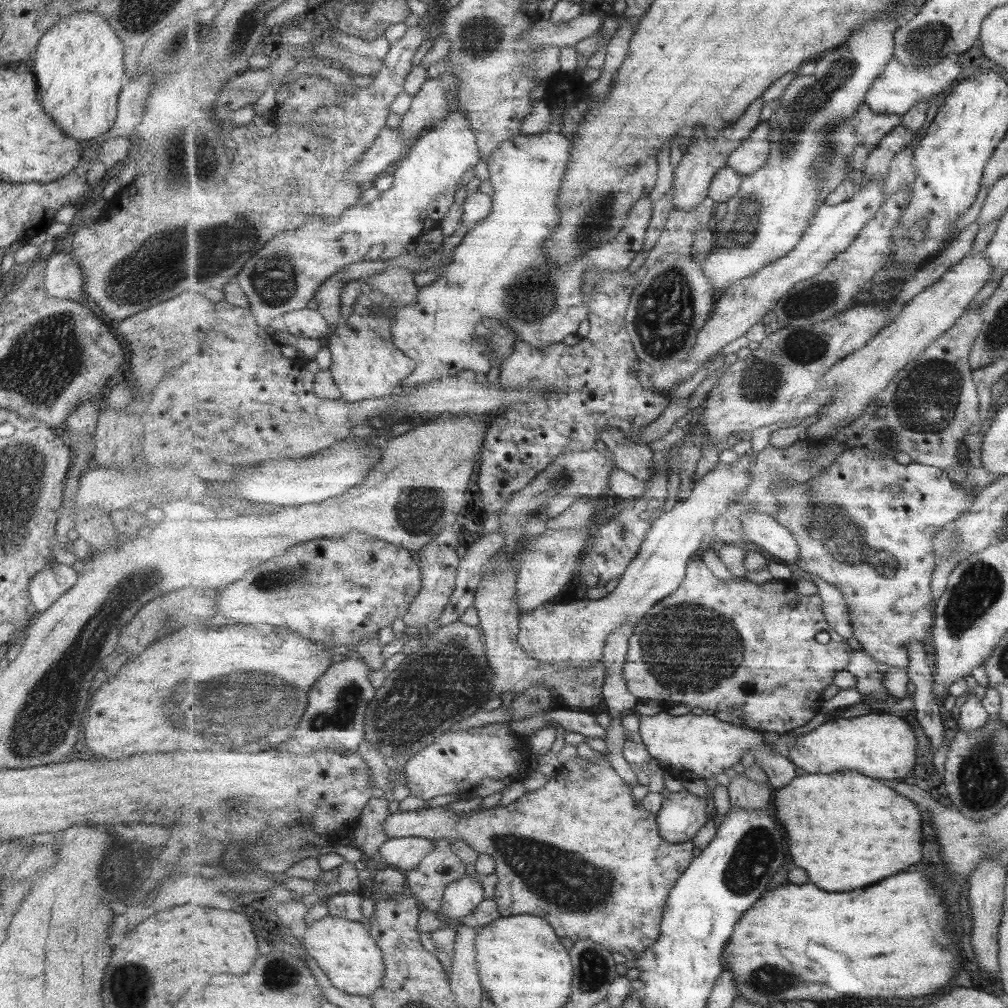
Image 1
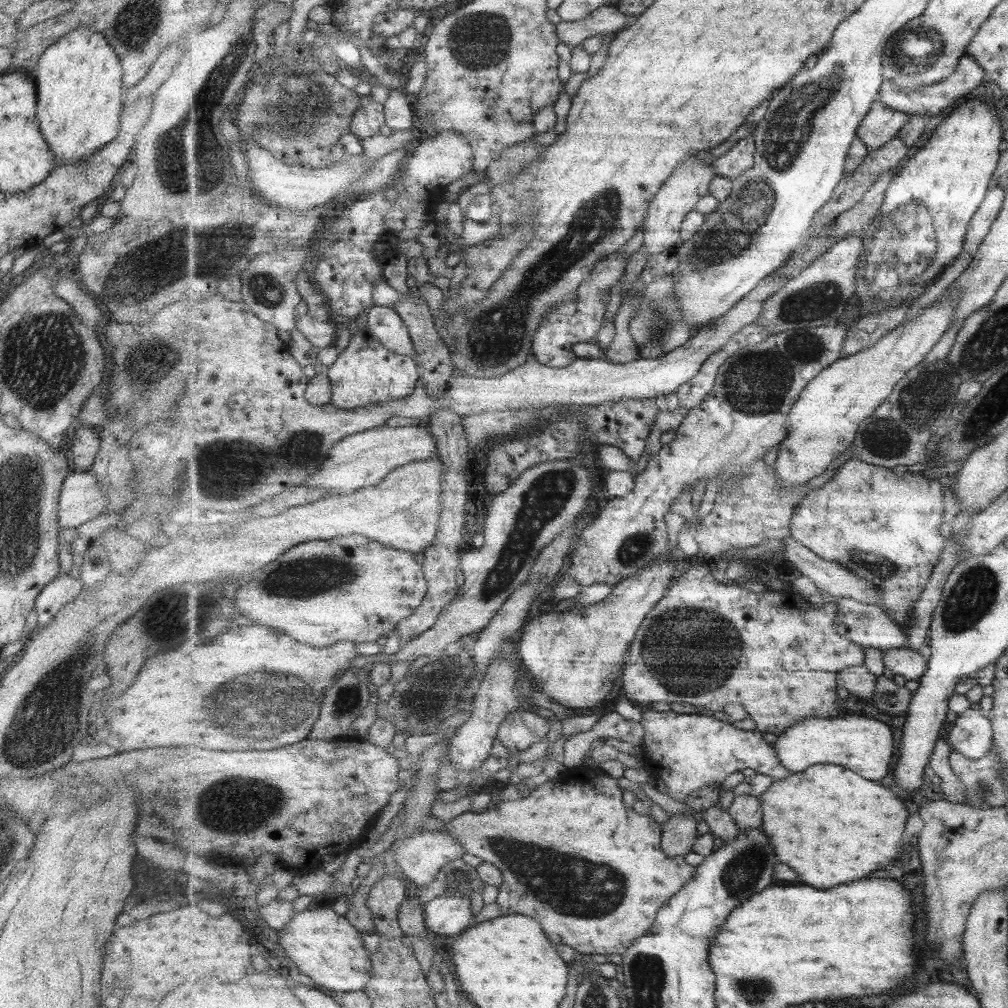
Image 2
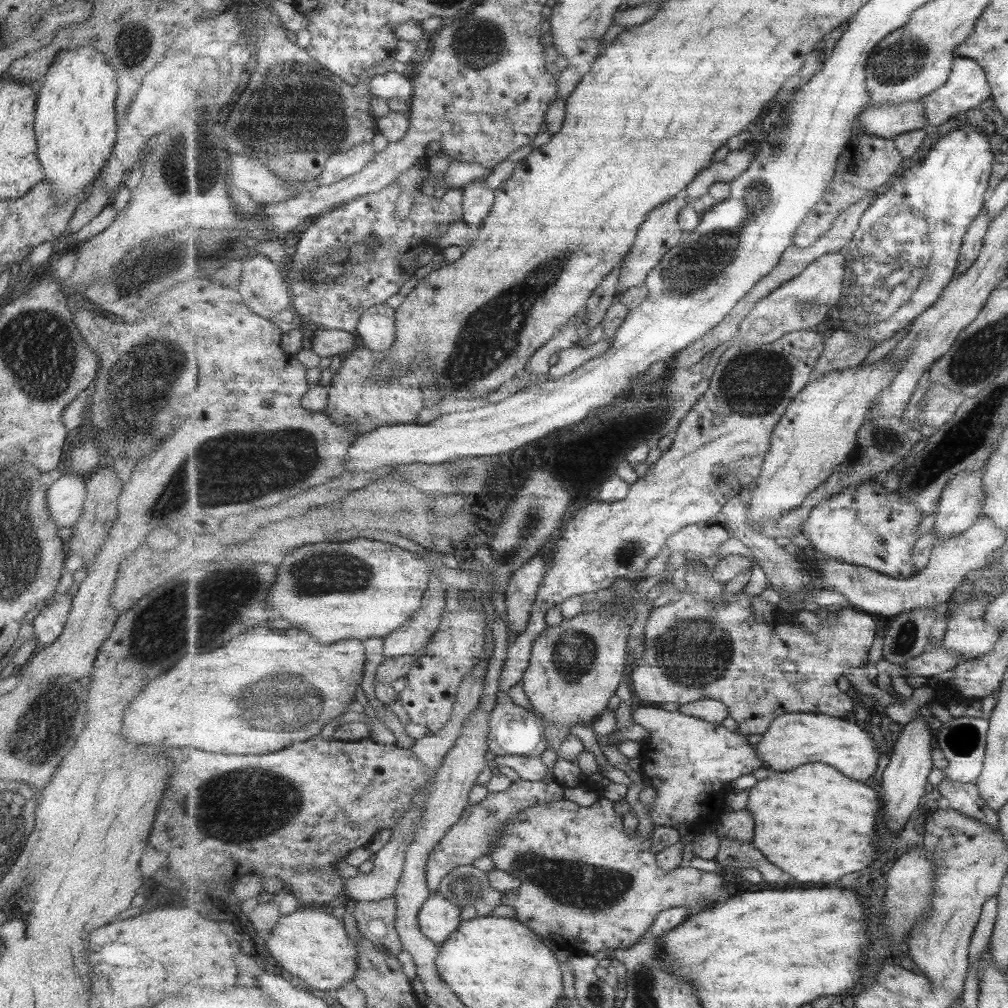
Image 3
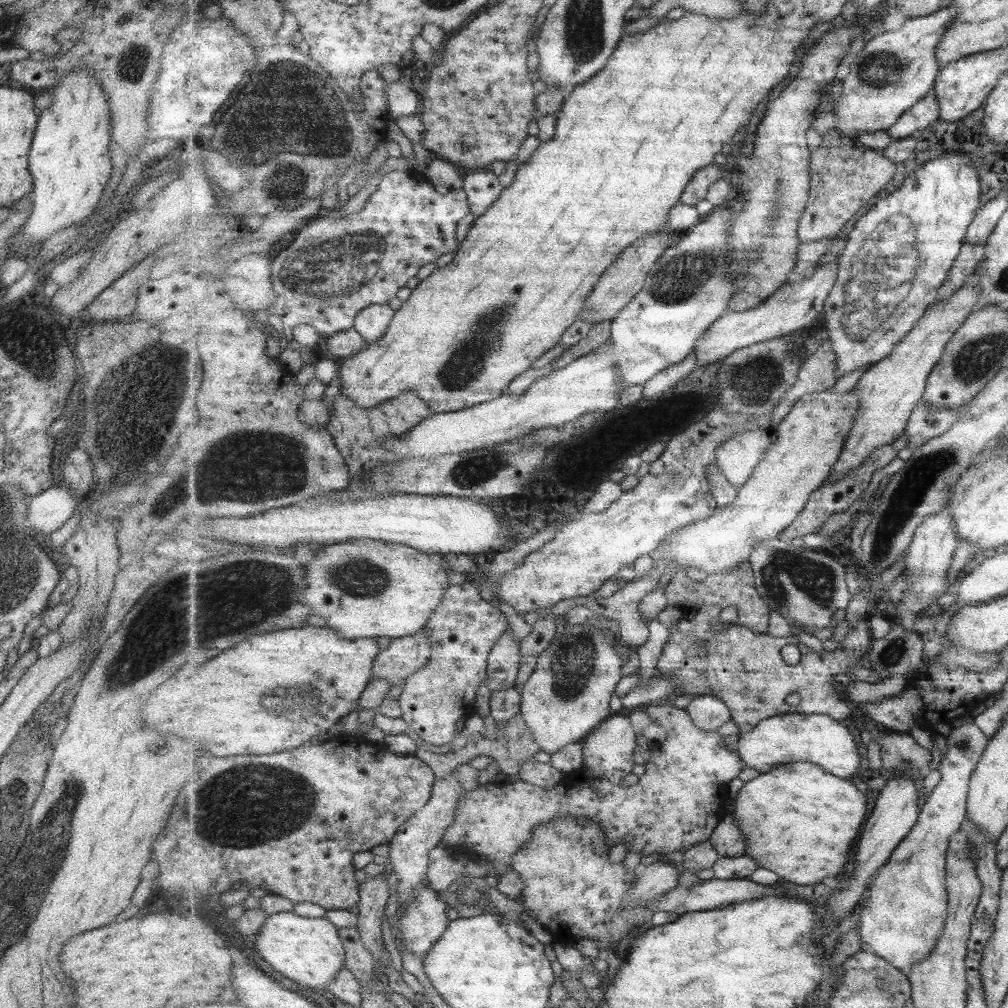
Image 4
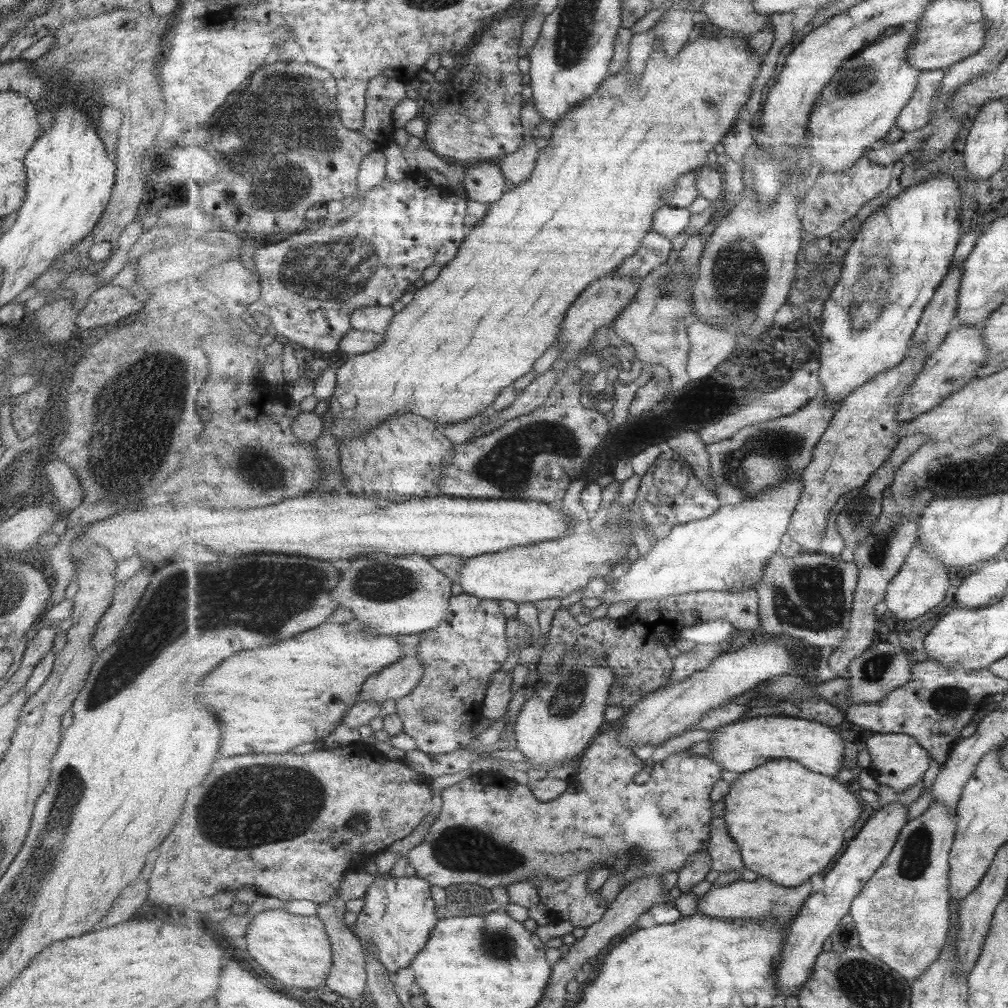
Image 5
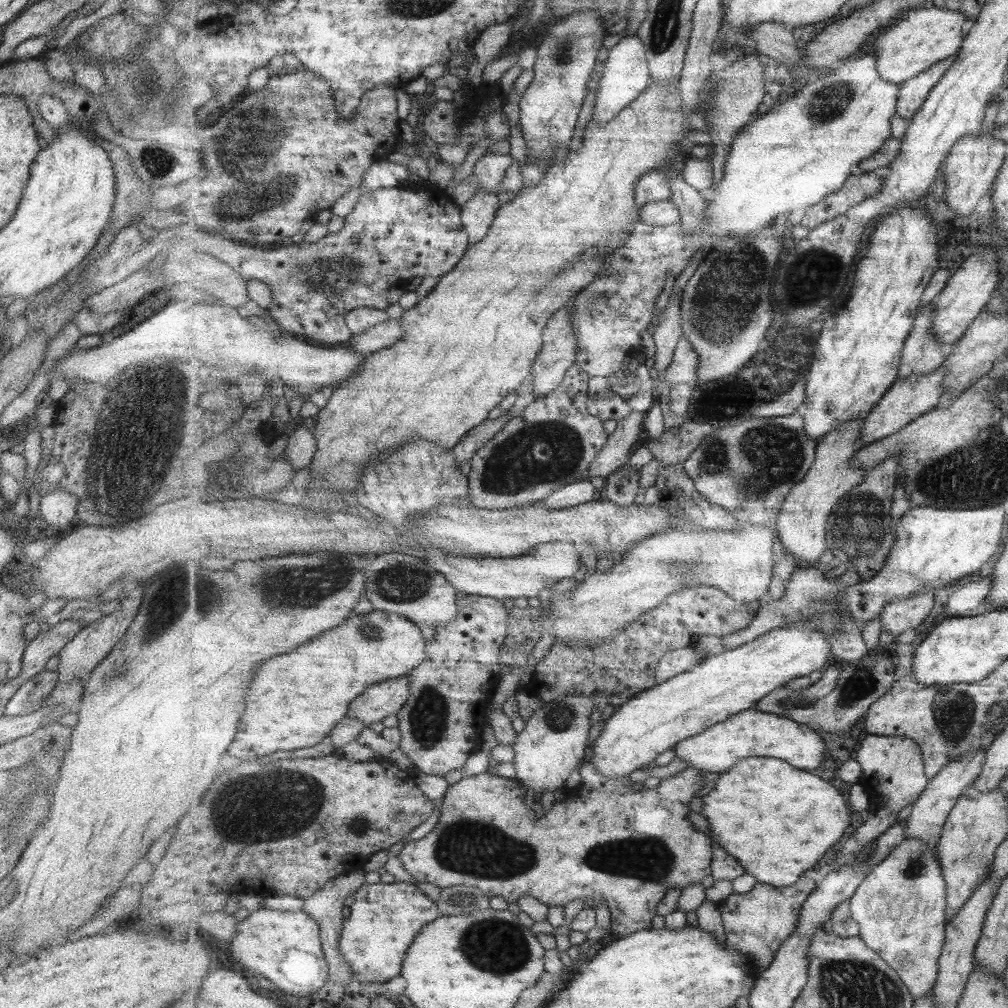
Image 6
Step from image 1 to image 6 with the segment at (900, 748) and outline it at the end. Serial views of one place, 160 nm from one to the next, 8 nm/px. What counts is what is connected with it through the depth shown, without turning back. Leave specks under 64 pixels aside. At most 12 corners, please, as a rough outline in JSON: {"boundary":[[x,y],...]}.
{"boundary":[[753,708],[678,743],[689,767],[720,776],[749,757],[815,770],[814,728]]}

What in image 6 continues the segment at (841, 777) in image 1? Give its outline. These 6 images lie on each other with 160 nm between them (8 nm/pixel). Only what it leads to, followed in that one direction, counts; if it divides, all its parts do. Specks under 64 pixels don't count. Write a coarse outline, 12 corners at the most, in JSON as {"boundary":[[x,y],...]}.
{"boundary":[[780,758],[705,798],[721,846],[793,886],[853,822],[850,799]]}

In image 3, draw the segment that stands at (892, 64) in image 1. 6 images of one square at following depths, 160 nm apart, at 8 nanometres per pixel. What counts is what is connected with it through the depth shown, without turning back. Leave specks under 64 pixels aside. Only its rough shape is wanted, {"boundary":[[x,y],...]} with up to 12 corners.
{"boundary":[[957,57],[954,72],[925,96],[926,122],[945,124],[991,97],[979,61]]}

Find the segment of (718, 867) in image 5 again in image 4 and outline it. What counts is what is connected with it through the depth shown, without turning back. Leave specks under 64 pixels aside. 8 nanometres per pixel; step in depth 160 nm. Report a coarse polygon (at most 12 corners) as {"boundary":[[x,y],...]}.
{"boundary":[[731,814],[715,828],[710,841],[721,857],[745,854],[745,834]]}

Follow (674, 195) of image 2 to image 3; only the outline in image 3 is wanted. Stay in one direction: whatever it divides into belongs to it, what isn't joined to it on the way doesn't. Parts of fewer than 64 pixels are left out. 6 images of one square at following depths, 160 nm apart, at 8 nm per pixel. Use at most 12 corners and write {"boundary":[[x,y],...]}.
{"boundary":[[687,190],[655,207],[624,259],[618,291],[645,284],[683,239]]}

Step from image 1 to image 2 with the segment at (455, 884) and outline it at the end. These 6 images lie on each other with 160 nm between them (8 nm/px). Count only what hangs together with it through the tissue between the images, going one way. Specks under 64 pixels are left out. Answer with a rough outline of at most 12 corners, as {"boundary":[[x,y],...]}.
{"boundary":[[469,895],[428,902],[426,924],[438,939],[459,936],[474,921]]}

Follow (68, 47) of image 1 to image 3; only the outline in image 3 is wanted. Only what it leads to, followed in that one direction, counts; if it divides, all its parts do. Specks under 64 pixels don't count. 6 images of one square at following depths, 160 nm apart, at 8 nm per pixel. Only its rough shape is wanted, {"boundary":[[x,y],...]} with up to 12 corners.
{"boundary":[[58,52],[35,104],[54,199],[81,192],[116,142],[113,67]]}

